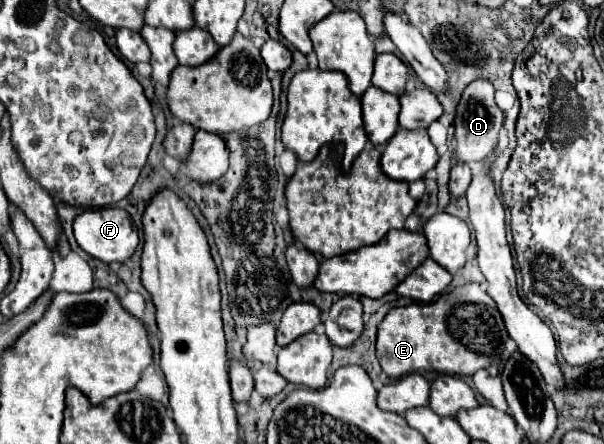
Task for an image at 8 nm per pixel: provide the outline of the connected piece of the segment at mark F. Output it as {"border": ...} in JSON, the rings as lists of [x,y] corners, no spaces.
{"border":[[[95,208],[95,210],[85,210],[83,214],[79,214],[73,222],[73,230],[75,230],[75,240],[77,244],[91,254],[93,258],[101,260],[101,262],[125,262],[131,258],[131,254],[135,252],[137,244],[139,244],[139,234],[137,234],[137,226],[133,224],[131,216],[121,210],[121,208]]]}

